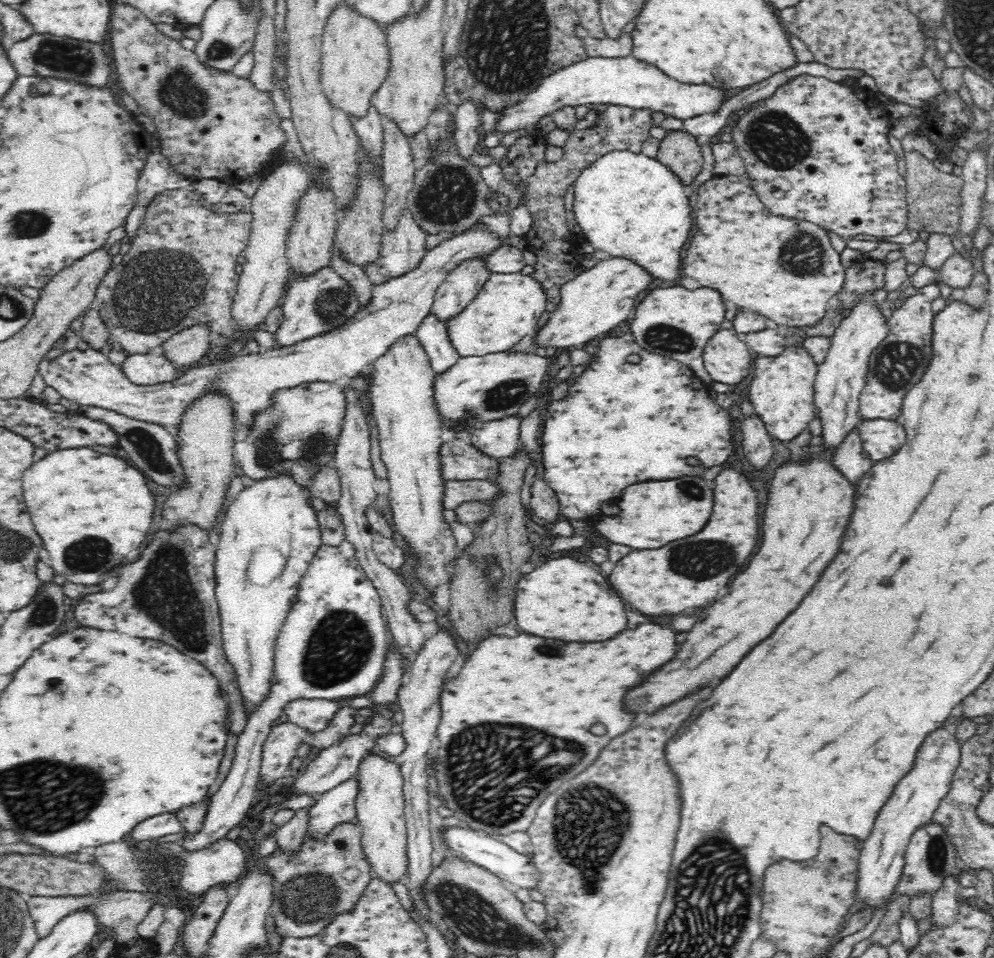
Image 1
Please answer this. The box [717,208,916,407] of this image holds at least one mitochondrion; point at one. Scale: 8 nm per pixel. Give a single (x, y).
(809, 254)

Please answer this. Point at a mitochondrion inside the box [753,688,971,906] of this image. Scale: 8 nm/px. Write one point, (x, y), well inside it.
(936, 860)

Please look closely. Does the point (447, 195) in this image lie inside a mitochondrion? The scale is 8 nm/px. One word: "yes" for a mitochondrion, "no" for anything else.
yes

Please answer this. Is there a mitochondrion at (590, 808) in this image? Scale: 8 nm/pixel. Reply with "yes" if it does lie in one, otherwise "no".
yes

